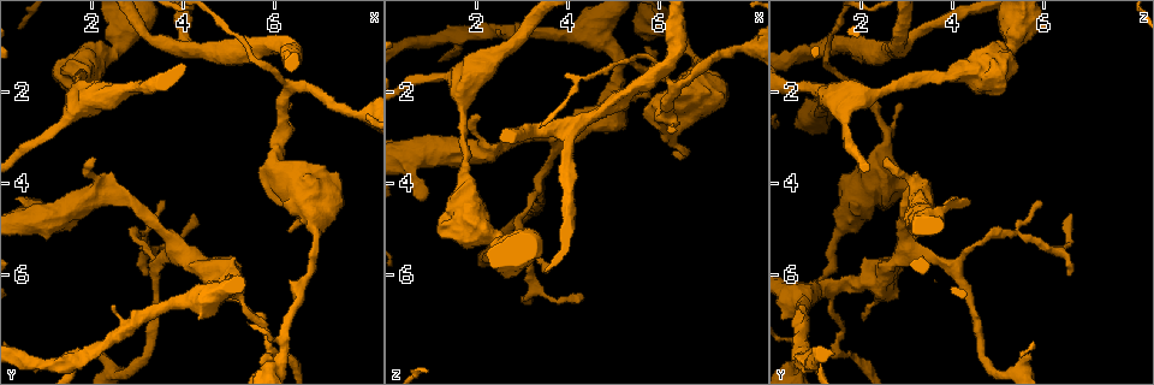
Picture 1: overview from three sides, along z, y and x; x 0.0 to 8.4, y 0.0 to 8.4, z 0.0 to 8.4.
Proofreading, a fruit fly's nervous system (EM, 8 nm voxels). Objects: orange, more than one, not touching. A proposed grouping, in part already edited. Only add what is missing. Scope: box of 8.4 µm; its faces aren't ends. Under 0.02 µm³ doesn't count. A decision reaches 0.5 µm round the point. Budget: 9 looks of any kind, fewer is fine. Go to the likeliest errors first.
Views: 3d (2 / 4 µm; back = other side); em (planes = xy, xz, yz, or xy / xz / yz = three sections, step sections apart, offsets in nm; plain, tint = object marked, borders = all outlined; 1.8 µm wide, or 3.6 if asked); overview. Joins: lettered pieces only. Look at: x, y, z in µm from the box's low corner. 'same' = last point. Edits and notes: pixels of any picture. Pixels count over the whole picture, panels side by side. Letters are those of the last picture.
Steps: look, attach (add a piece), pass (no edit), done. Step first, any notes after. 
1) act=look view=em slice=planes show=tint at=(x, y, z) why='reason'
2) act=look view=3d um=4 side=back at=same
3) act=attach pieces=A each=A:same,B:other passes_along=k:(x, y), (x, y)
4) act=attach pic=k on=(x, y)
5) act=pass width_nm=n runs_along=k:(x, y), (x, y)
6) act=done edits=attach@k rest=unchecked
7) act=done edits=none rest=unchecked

act=look view=3d um=2 at=(3.25, 6.05, 6.55) why='free end'

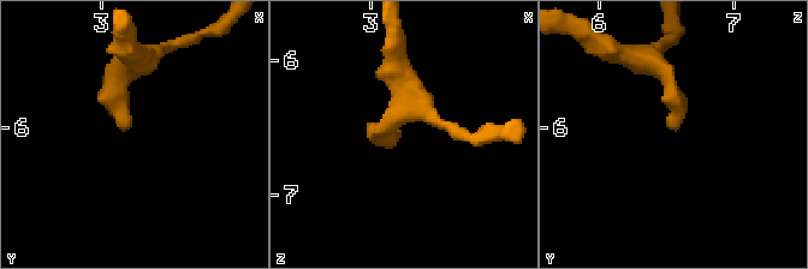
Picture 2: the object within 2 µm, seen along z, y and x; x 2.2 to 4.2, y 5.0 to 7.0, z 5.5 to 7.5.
act=look view=em slice=planes show=borders at=(3.18, 6.02, 6.54) why='now the EM'

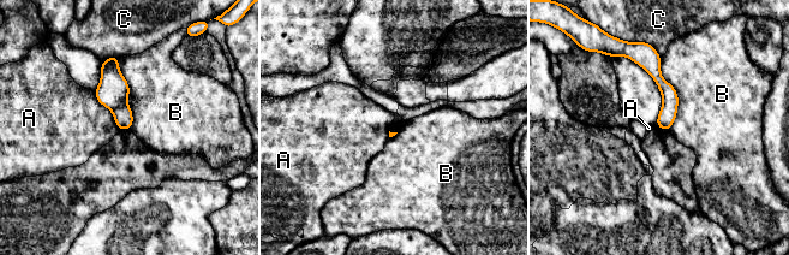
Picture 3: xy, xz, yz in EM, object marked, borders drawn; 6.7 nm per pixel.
act=pass each=A:other,B:other,C:other border=3:(661, 57), (677, 96), (669, 130) found='no lettered piece goes on from it'

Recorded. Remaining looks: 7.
act=look view=em slice=planes show=borders at=(2.20, 7.80, 5.70) why='long arm stops here'

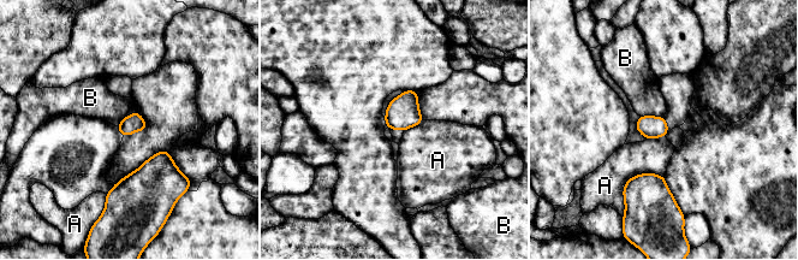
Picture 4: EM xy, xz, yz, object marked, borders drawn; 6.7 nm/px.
act=pass width_nm=130 each=A:other,B:other found='no lettered piece goes on from it'

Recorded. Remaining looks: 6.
act=look view=em slice=yz step=16 show=borders at=(2.10, 3.45, 2.60) why='tapers out'

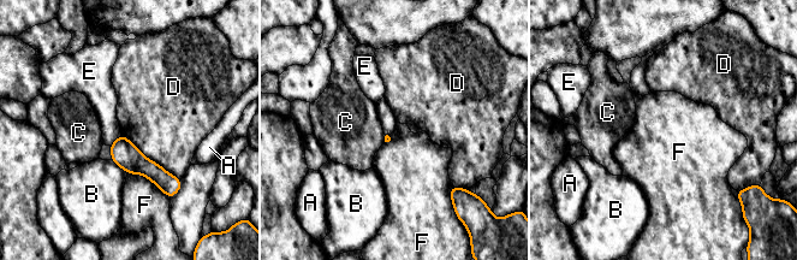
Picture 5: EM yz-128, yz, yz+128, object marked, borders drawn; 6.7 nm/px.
act=look view=em slice=planes show=borders at=same

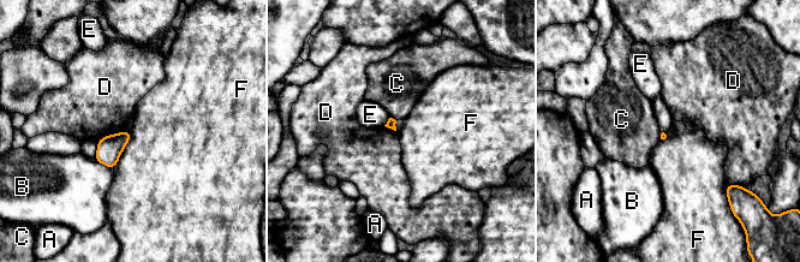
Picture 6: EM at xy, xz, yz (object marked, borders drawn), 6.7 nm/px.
act=pass each=A:other,B:other,C:other,D:other,E:other,F:other border=6:(131, 131), (131, 137), (113, 168) found='no lettered piece goes on from it'

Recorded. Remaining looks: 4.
act=look view=3d um=4 at=(6.35, 5.05, 3.35) why='free end'

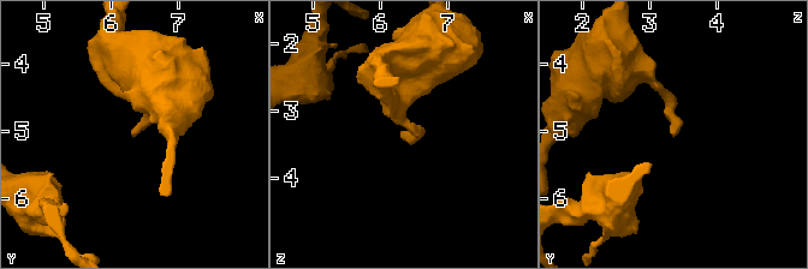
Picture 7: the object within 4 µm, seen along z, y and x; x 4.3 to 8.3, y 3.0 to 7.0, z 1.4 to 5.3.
act=look view=em slice=planes show=borders at=(6.30, 5.05, 3.35)

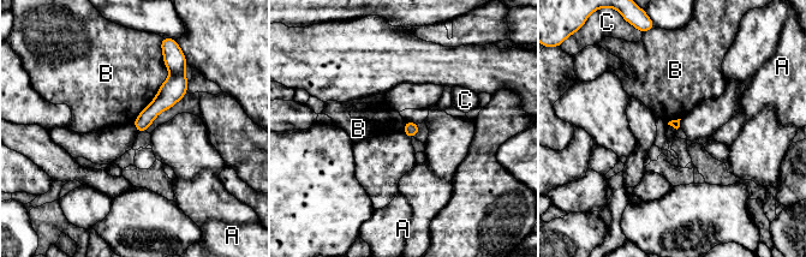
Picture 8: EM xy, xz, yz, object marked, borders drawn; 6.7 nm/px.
act=pass each=A:other,B:other,C:other border=8:(161, 47), (168, 77), (132, 123) found='no lettered piece goes on from it'

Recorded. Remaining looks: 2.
act=done edits=none rest=unchecked

